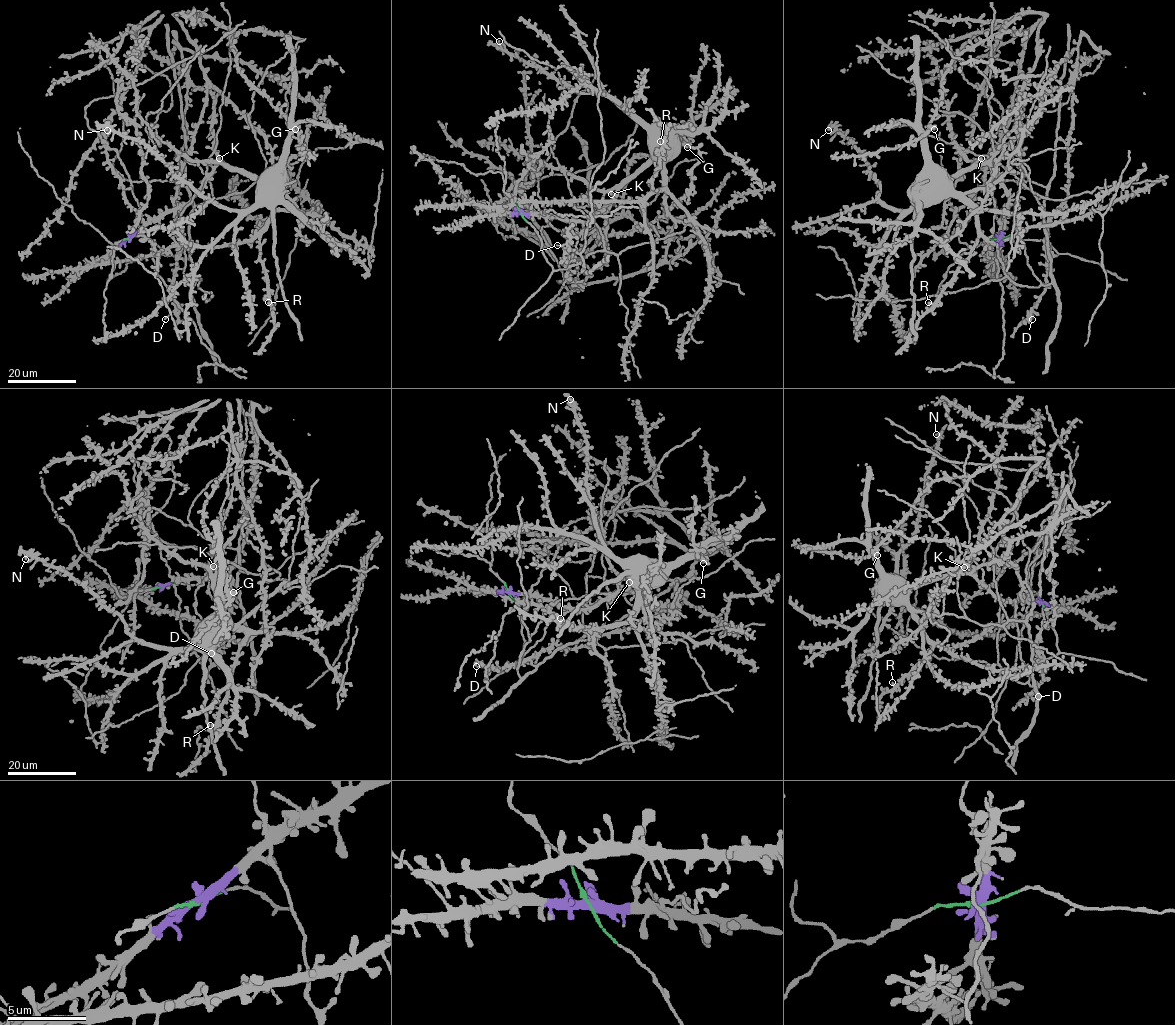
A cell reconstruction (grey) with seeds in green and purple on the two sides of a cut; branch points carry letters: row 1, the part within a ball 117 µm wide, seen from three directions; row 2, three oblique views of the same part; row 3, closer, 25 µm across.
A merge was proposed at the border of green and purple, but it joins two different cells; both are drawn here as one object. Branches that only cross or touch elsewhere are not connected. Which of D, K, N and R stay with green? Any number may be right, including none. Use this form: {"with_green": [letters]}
{"with_green": ["D"]}

